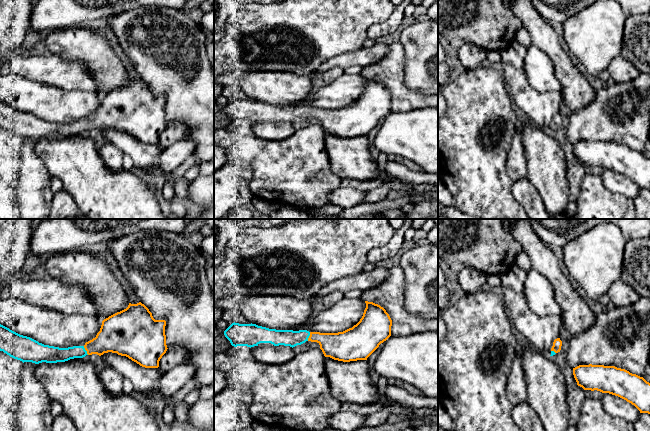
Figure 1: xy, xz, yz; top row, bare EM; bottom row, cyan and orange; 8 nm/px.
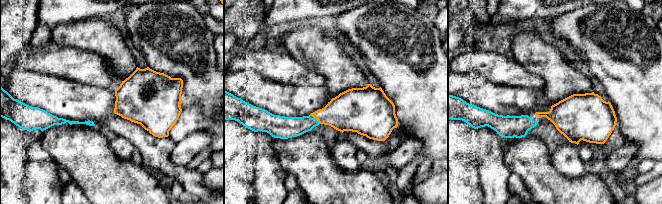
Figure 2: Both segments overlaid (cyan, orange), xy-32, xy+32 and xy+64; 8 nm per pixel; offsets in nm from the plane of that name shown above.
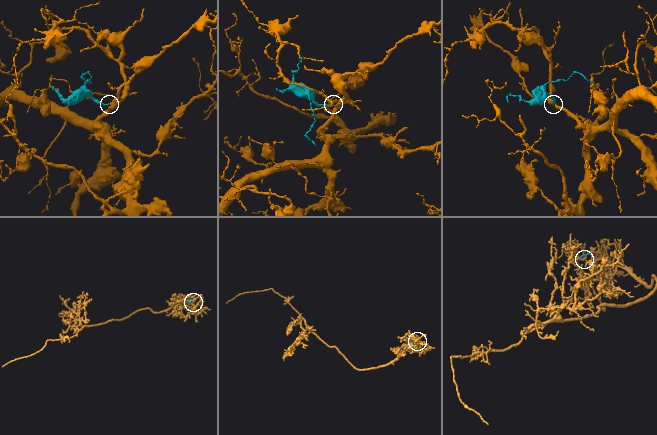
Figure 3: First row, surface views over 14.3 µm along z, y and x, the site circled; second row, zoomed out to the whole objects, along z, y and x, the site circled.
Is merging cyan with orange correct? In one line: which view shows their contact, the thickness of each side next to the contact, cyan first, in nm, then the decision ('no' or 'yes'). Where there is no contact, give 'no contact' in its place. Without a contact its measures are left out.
meets cyan in xy; 130 nm thick on the cyan side, 240 nm on the other; yes

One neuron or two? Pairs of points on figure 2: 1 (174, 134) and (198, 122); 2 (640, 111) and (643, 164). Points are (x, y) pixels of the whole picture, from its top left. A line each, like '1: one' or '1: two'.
1: one
2: two

